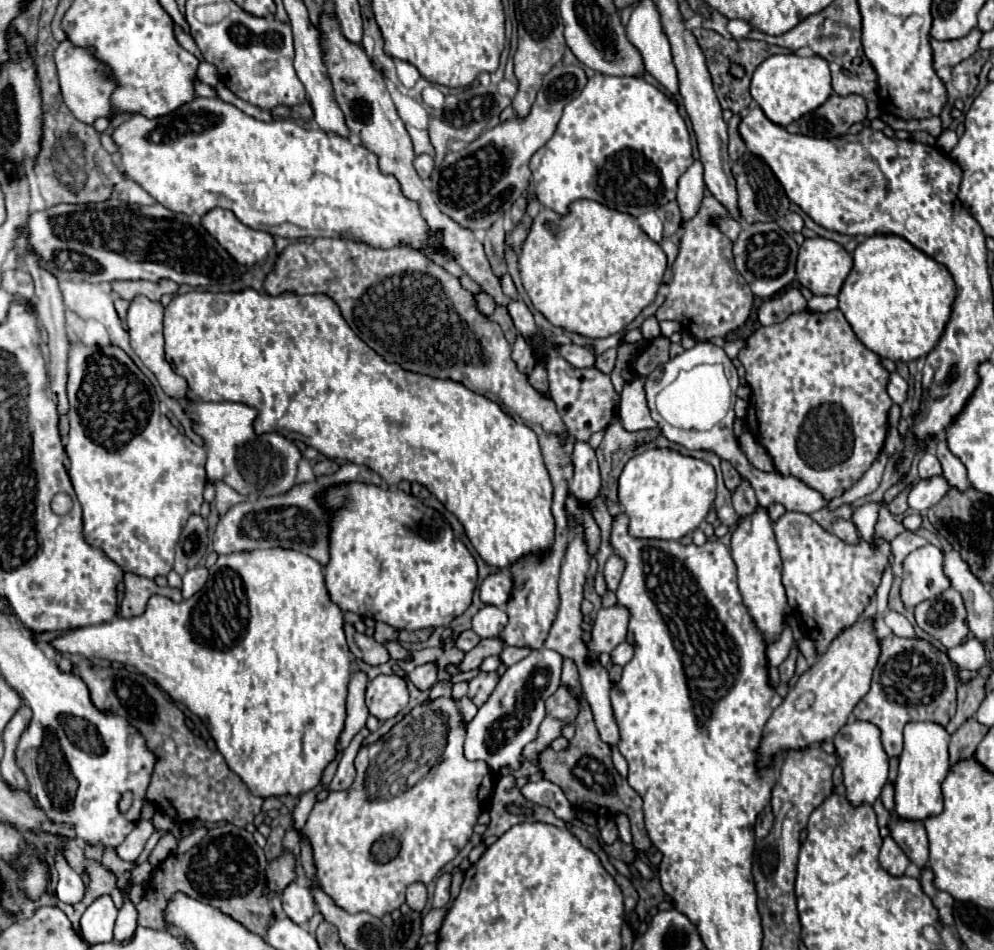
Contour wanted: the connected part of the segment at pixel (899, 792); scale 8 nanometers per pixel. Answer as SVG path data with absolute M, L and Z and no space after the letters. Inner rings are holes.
M912 721L904 727L904 751L900 755L900 767L896 777L896 813L898 817L910 817L924 821L928 815L942 813L942 781L950 767L948 761L950 735L940 723Z

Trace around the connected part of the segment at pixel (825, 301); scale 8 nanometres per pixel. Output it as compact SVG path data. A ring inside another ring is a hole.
M814 295L810 301L808 301L808 309L810 311L832 311L838 307L838 299L834 295Z

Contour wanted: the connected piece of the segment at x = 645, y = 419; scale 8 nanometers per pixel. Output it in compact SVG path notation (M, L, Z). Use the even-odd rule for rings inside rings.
M634 377L630 383L624 385L620 393L620 421L626 431L640 431L640 429L654 429L656 421L650 417L650 409L646 403L644 393L644 377Z

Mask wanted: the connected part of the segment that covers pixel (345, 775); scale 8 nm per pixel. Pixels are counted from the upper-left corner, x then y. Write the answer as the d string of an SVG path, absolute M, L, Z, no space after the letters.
M362 729L354 735L354 739L350 741L350 745L342 751L342 759L338 763L338 771L332 779L332 783L328 785L330 791L342 791L342 789L348 789L356 777L356 769L354 769L354 759L358 755L358 749L362 747L364 739L370 734L368 729Z

